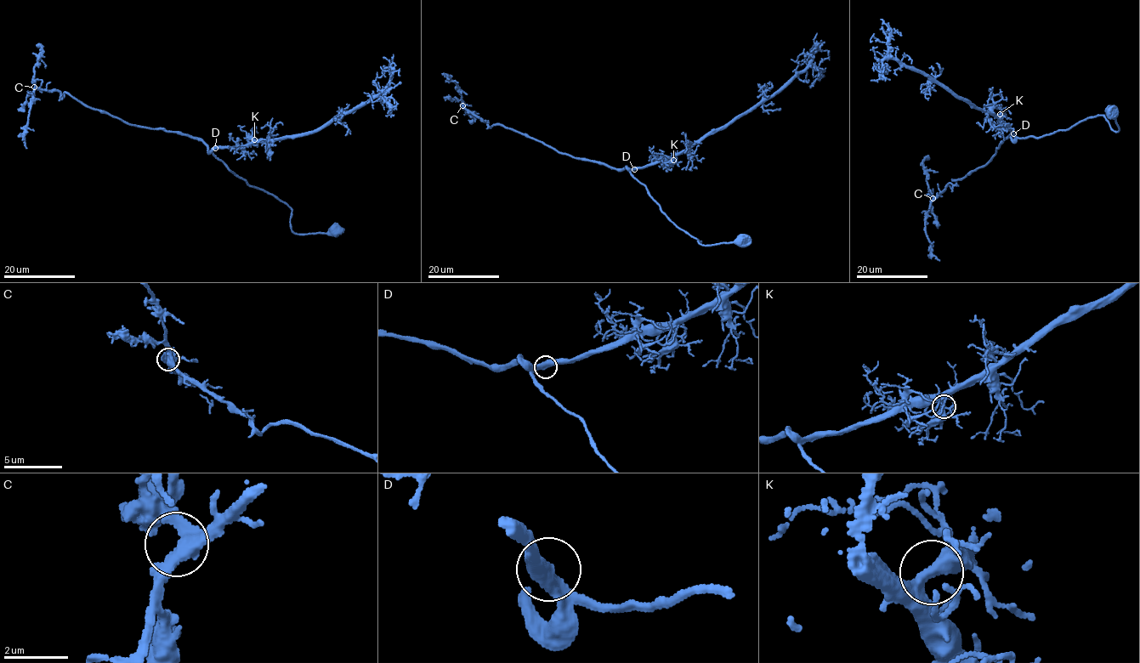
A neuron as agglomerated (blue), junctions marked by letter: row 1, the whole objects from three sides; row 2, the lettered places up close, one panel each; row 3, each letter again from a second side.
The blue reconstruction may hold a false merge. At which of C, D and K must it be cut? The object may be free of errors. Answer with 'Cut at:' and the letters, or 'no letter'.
Cut at: no letter

